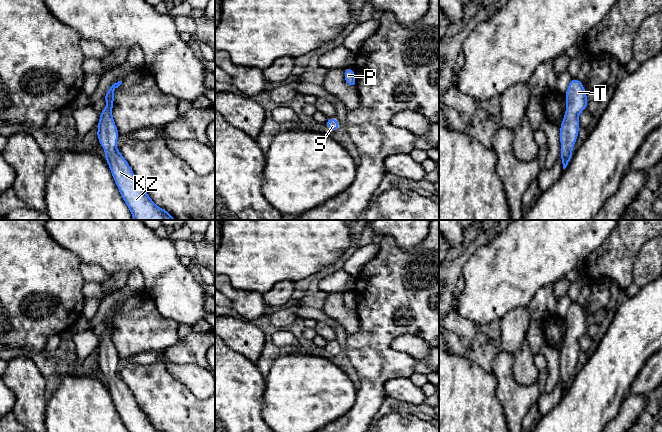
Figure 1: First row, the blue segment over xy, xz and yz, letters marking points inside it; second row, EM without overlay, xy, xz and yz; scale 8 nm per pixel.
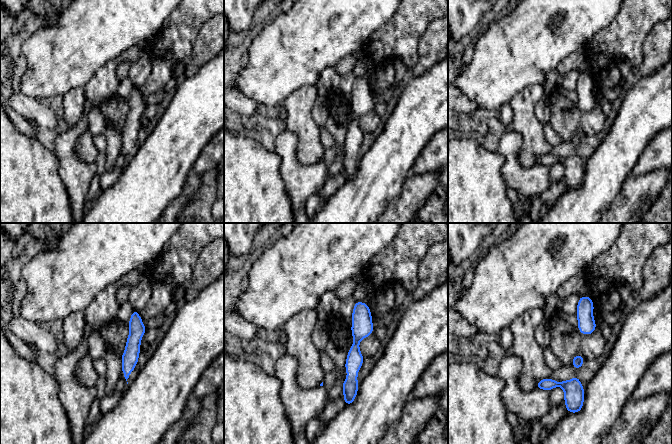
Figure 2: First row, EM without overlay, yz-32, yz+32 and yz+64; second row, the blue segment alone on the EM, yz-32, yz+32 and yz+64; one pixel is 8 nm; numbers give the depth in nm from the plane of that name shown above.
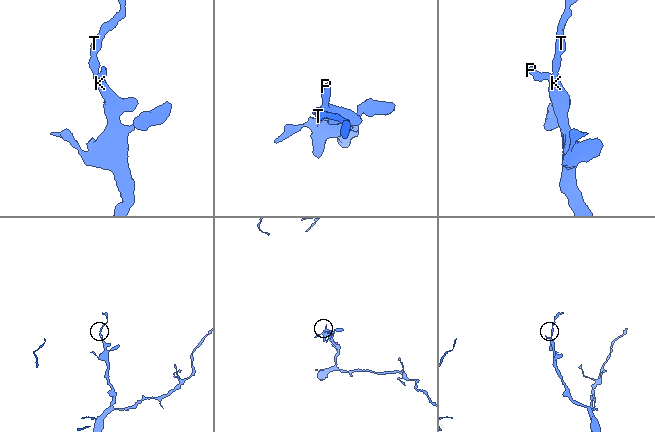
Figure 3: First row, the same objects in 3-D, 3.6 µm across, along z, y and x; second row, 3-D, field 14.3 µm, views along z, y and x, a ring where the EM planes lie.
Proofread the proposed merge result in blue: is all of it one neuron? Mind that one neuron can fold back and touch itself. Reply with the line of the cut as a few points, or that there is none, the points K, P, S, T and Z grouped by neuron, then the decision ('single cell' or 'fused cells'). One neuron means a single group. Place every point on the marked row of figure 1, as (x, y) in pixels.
no cut | K P S T Z | single cell

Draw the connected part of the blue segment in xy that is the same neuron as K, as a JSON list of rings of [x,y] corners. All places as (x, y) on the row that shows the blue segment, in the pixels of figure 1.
[[[122,81],[114,83],[103,97],[107,106],[99,114],[97,137],[105,151],[105,158],[120,194],[129,207],[134,220],[176,220],[166,210],[158,207],[138,183],[130,165],[116,149],[119,132],[112,117],[114,91]]]

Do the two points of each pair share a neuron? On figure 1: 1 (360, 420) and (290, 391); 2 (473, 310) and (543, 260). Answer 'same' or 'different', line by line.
1: different
2: same

